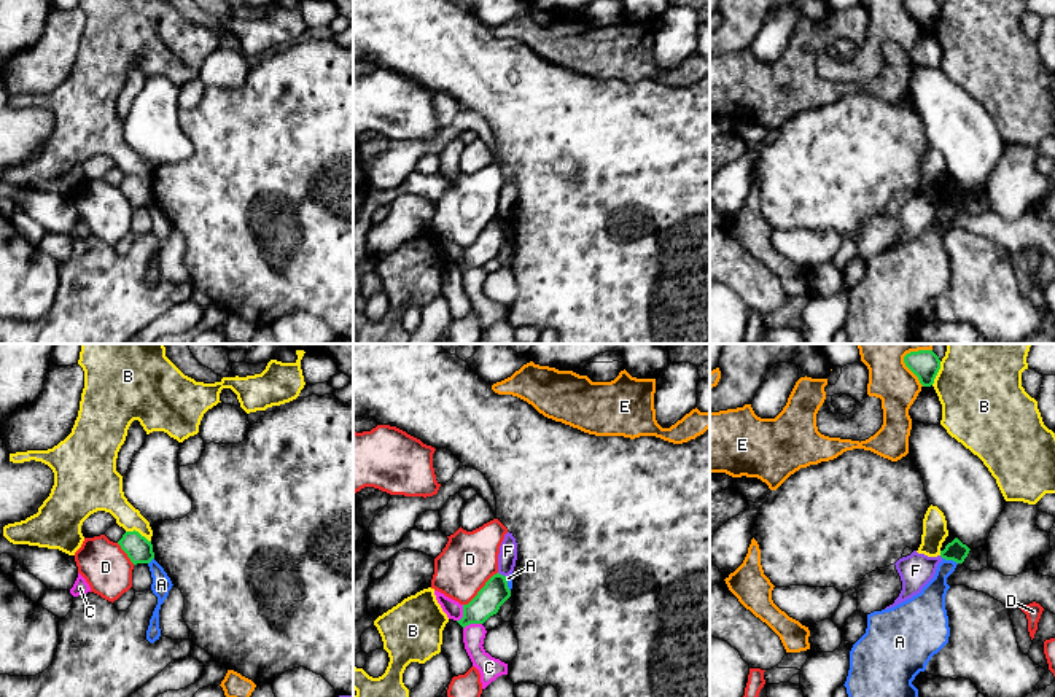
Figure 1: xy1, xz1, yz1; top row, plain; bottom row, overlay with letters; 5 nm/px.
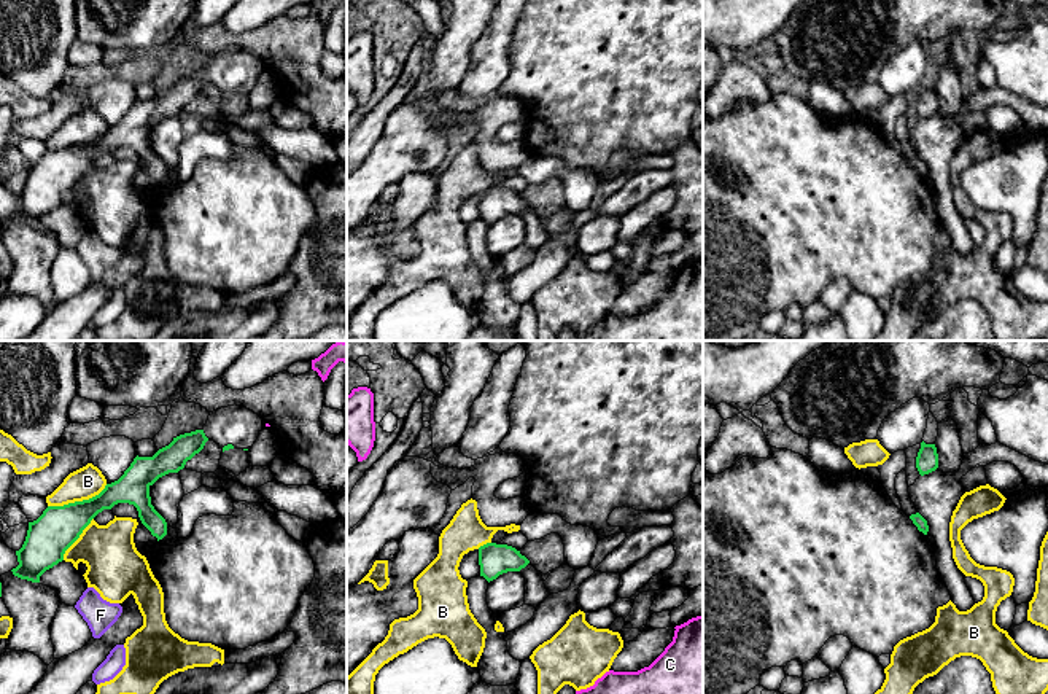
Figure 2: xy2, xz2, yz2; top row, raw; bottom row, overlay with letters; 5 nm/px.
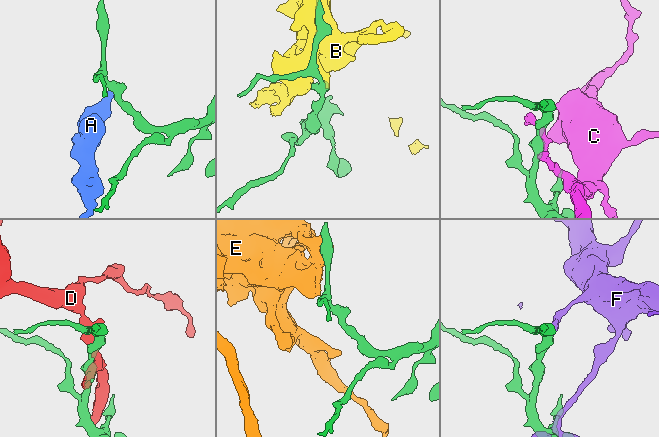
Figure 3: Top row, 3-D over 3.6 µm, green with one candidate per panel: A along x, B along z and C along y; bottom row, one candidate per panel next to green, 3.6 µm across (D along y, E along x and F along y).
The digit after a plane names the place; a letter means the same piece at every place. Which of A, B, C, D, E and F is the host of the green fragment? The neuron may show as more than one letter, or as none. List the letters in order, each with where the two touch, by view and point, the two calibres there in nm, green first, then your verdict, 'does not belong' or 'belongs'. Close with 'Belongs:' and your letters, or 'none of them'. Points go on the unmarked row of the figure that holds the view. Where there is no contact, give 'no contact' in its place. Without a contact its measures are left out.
A: yz1 (950, 202) | 100/160 nm | does not belong
B: xy2 (77, 145) | 220/160 nm | does not belong
C: xz1 (471, 266) | 140/120 nm | does not belong
D: xz1 (481, 233) | 140/280 nm | does not belong
E: yz1 (910, 13) | 120/220 nm | does not belong
F: xz1 (502, 218) | 140/100 nm | does not belong
Belongs: none of them

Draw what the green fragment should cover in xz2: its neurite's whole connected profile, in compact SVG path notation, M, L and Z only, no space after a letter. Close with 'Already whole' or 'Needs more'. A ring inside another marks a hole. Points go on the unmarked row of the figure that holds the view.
M487 186L479 191L480 220L488 226L507 215L520 215L530 204L512 189Z. Already whole

